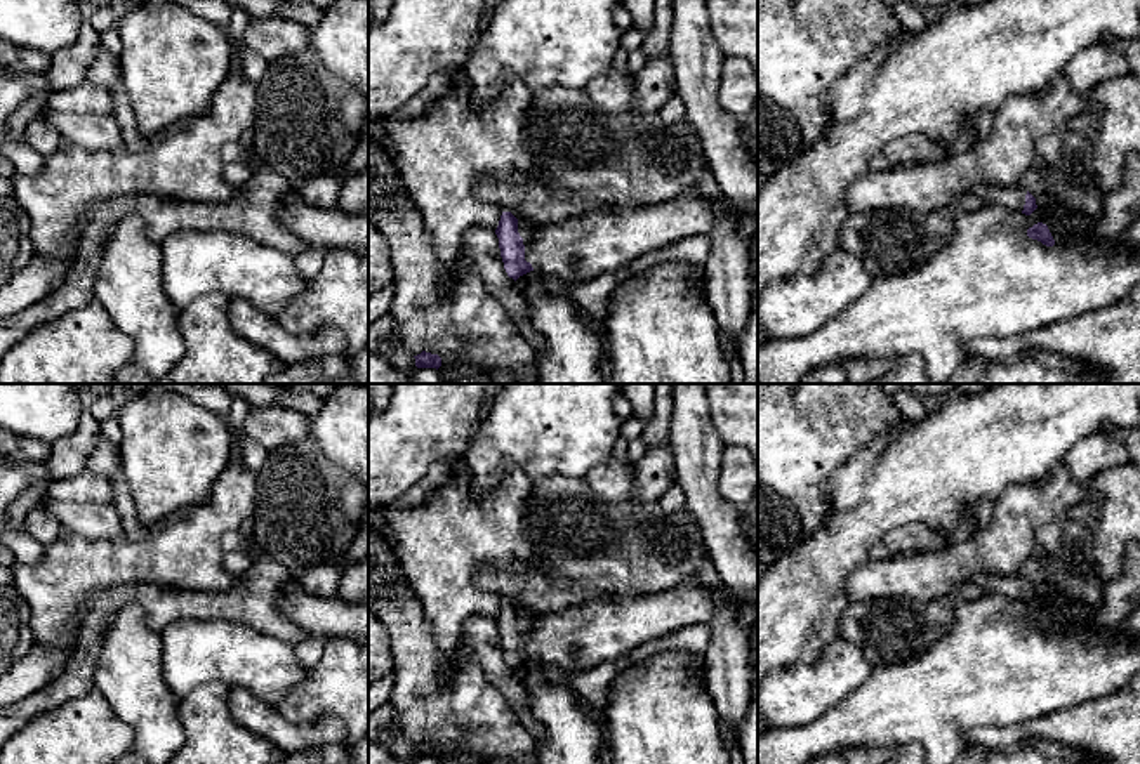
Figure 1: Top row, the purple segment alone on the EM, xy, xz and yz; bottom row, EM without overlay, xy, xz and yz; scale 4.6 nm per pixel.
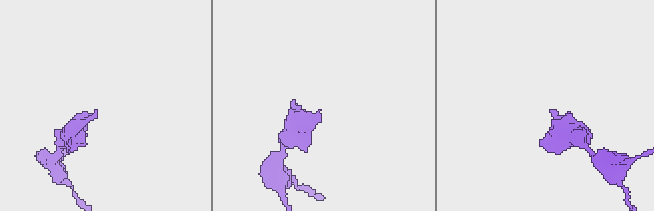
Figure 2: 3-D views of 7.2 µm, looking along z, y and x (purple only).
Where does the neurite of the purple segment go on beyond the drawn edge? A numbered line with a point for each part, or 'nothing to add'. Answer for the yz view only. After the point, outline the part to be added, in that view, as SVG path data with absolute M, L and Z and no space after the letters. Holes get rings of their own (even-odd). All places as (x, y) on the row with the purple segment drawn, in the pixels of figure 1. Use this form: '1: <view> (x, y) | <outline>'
1: yz (1014, 198) | M978 184L971 191L987 205L999 205L1008 210L1022 212L1025 205L1027 191L1017 184L1011 188L998 184Z

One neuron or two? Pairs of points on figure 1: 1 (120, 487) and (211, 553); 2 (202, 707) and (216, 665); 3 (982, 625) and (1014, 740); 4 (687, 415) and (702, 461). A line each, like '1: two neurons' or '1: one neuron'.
1: two neurons
2: two neurons
3: two neurons
4: one neuron

